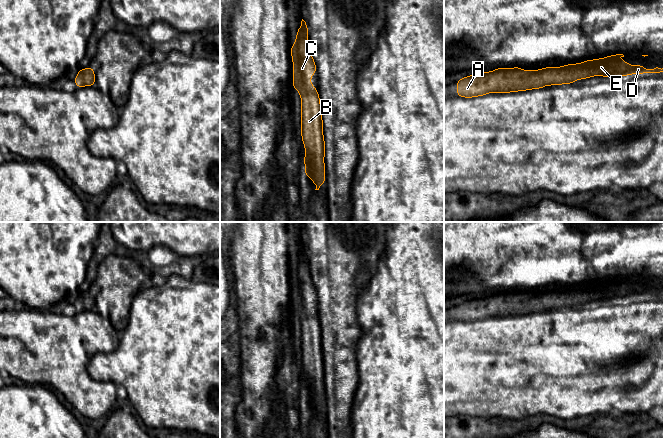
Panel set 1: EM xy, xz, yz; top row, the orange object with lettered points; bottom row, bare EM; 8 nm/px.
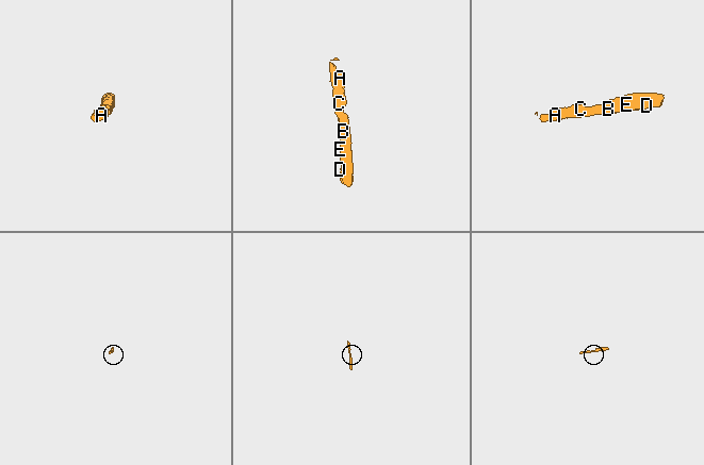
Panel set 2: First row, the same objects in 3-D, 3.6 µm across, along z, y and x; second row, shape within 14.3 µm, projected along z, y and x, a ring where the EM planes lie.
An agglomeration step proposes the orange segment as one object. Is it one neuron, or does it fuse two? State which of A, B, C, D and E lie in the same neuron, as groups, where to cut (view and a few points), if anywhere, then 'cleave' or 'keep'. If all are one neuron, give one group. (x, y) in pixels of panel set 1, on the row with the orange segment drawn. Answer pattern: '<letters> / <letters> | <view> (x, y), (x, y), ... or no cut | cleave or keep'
A B C D E | no cut | keep

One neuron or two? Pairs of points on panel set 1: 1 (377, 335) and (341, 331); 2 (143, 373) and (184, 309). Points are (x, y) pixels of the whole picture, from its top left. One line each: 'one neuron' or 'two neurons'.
1: two neurons
2: one neuron

